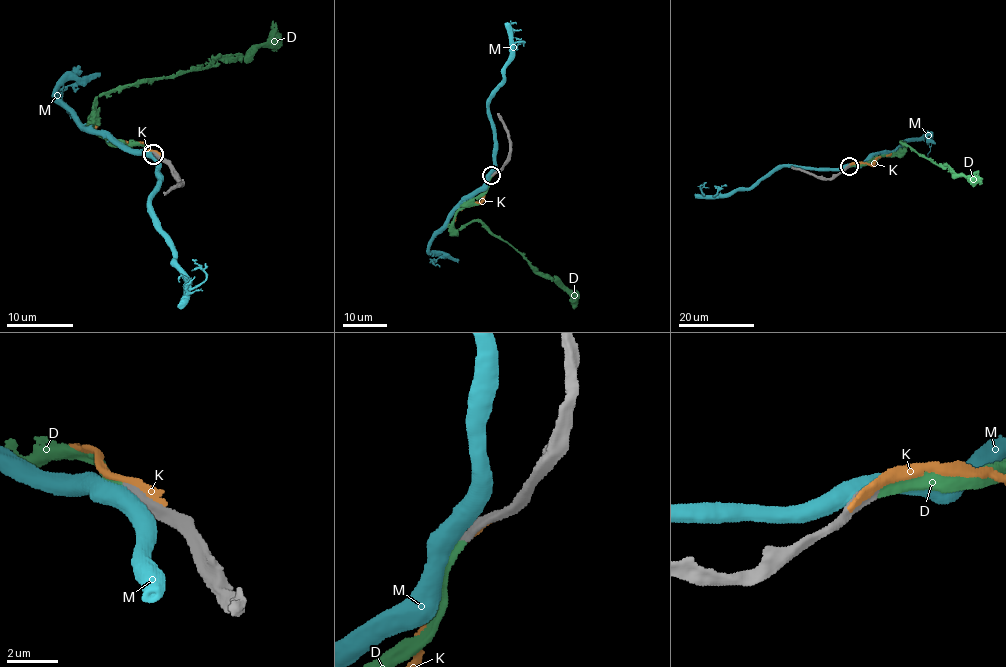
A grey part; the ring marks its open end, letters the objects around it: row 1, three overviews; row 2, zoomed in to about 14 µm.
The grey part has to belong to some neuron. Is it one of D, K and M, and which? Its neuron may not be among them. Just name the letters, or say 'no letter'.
D

